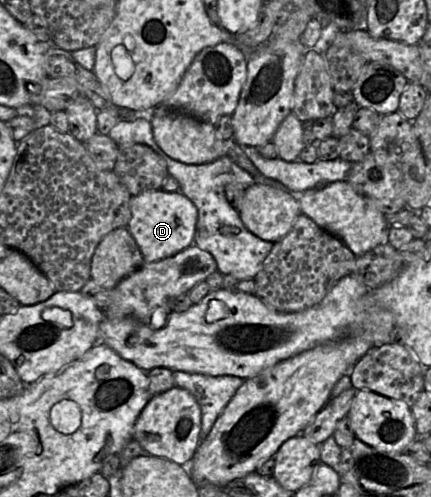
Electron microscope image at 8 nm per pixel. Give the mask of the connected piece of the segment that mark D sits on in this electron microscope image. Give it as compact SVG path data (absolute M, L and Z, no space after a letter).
M144 191L130 200L131 218L126 227L134 238L145 263L176 255L194 244L198 211L180 191Z

